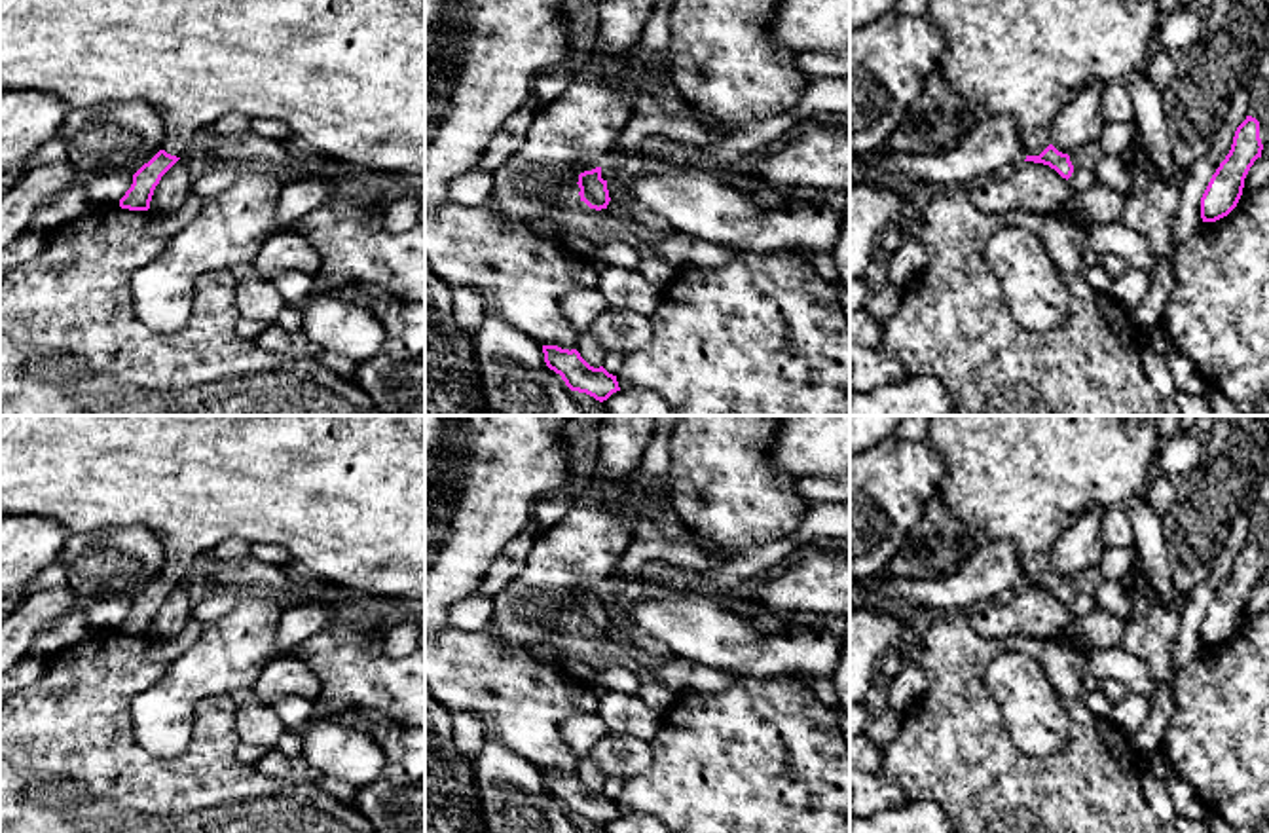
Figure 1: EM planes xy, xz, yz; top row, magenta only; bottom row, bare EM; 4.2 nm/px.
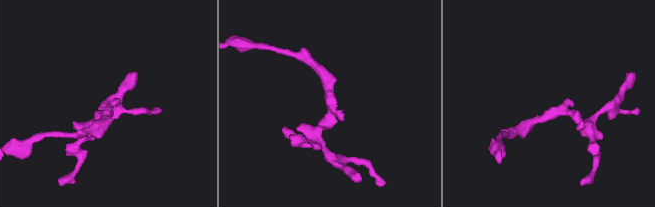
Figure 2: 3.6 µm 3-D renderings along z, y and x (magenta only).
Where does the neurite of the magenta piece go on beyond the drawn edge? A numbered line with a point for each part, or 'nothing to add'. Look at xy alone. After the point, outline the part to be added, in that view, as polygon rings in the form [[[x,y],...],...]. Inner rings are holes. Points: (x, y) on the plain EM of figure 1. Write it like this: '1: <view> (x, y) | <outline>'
1: xy (344, 496) | [[[0,416],[0,514],[34,514],[61,522],[70,533],[85,533],[101,528],[144,526],[163,545],[165,567],[163,575],[176,583],[193,577],[195,565],[209,558],[212,548],[230,537],[247,541],[248,545],[264,543],[285,548],[300,575],[319,586],[338,594],[370,594],[389,600],[423,600],[425,602],[425,416]]]

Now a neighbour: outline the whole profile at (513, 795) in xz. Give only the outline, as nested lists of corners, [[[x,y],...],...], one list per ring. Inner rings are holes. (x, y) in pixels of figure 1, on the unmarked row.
[[[486,734],[472,761],[486,833],[580,833],[560,799],[544,787],[543,770]]]

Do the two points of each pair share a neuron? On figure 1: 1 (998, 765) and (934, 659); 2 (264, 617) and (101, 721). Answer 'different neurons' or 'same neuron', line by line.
1: same neuron
2: different neurons

